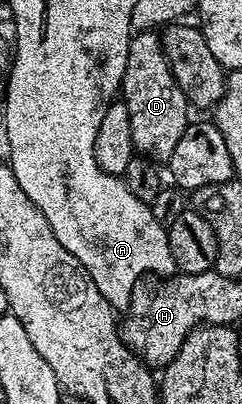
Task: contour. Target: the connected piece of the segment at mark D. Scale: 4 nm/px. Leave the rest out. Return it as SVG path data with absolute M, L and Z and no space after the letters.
M148 29L134 33L130 37L127 68L121 81L119 94L127 104L127 112L131 116L131 140L134 151L153 160L168 160L171 152L175 152L175 144L179 140L179 136L183 136L183 132L191 124L191 117L189 118L191 107L185 98L183 88L179 88L179 84L175 80L171 64L167 60L165 49L161 43L160 33Z

